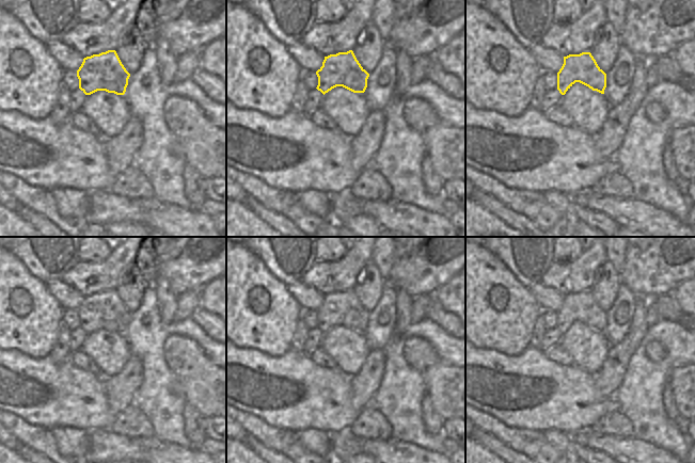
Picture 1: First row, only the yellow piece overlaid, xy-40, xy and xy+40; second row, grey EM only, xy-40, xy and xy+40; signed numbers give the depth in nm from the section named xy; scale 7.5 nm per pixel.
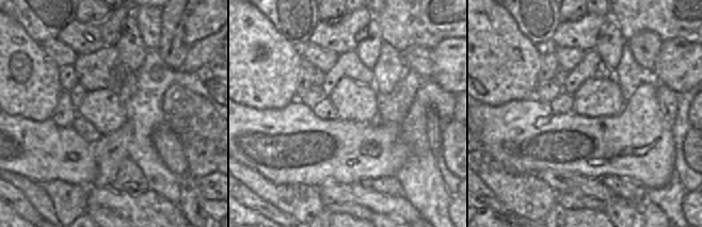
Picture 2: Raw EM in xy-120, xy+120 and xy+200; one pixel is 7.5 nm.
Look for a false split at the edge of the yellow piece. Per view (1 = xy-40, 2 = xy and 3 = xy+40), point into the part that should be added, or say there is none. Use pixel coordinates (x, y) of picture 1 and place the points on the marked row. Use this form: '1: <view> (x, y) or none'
1: none
2: none
3: none

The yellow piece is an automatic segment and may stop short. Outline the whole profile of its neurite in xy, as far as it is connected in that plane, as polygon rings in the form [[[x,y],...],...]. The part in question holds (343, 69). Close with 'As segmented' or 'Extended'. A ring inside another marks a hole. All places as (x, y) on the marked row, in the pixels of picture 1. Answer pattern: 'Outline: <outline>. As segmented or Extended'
Outline: [[[352,50],[325,57],[322,66],[316,71],[317,90],[323,95],[336,86],[353,93],[364,93],[369,74],[361,66]]]. As segmented

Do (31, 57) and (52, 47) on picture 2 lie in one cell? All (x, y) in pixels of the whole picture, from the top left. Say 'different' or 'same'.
different

